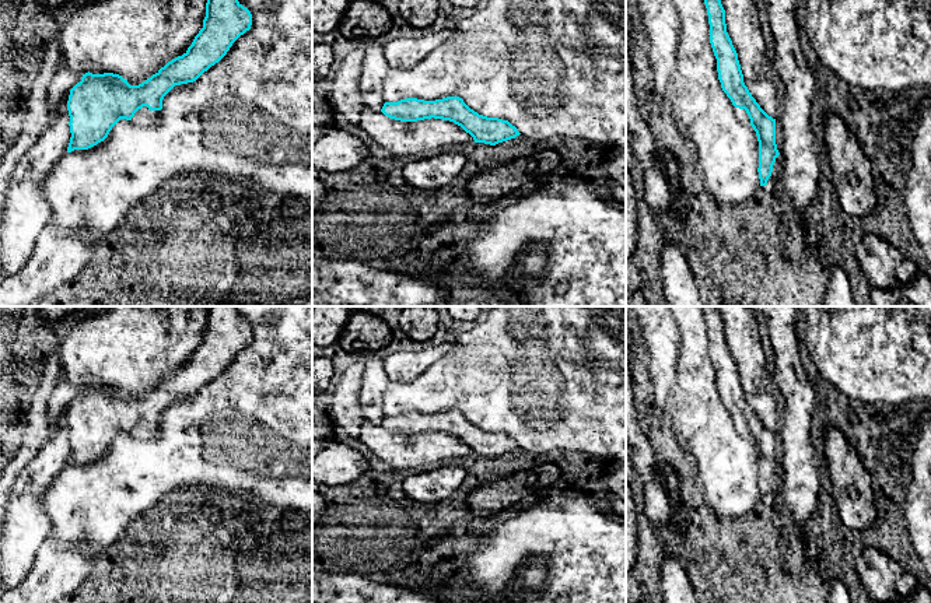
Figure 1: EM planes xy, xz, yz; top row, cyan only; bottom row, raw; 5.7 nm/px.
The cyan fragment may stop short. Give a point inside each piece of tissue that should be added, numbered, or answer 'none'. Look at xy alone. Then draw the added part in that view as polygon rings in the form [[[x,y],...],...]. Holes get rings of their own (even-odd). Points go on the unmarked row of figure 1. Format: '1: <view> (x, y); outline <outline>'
1: xy (143, 430); outline [[[143,420],[139,423],[134,430],[132,431],[132,435],[137,439],[147,439],[153,435],[157,435],[157,432],[162,428],[161,424],[150,424],[147,420]]]

